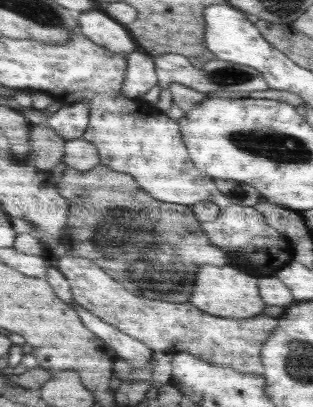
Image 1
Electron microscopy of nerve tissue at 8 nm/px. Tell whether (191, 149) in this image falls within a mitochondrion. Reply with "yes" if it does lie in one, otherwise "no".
no

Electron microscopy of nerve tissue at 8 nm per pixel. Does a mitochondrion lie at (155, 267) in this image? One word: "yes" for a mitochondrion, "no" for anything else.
yes

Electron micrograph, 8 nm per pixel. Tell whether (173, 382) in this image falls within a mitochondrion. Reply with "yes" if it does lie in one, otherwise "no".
no

